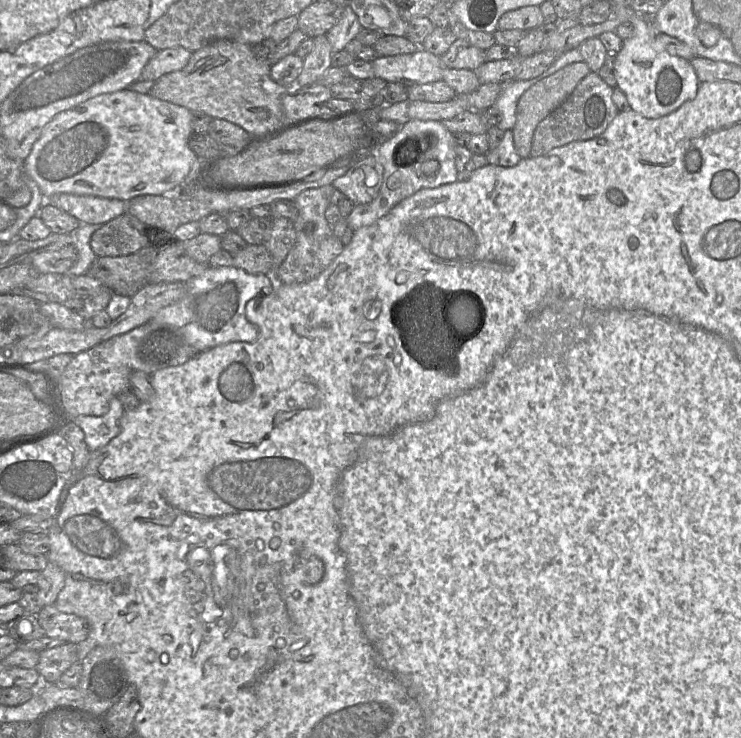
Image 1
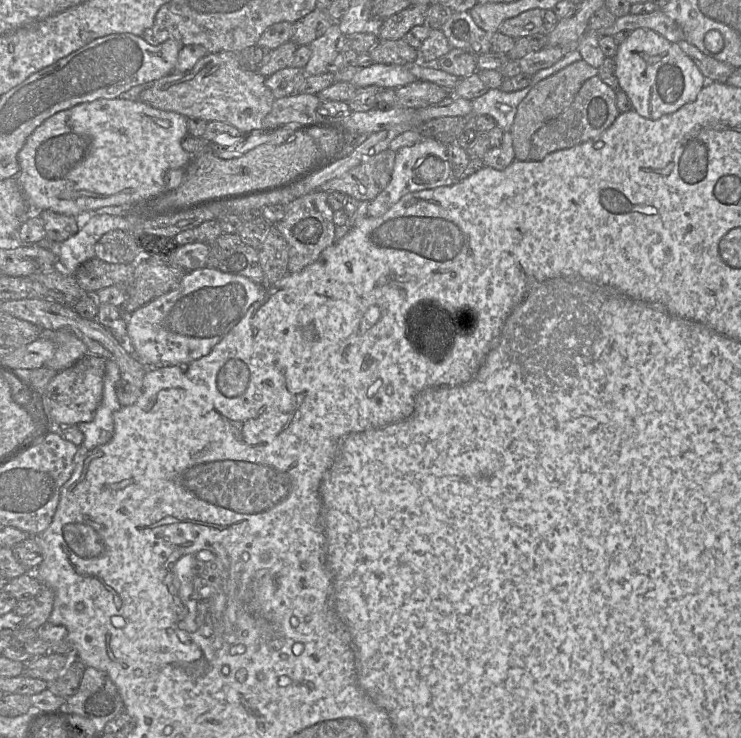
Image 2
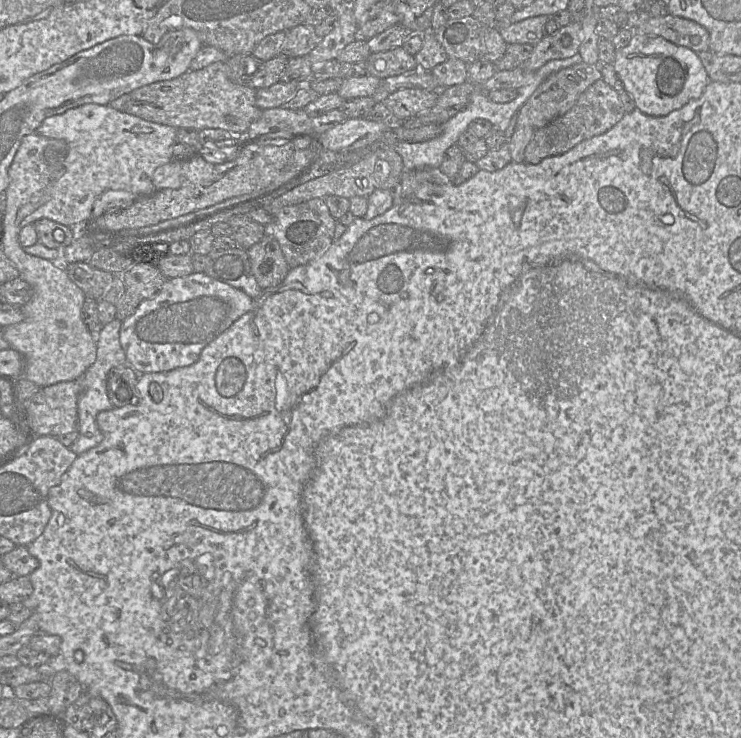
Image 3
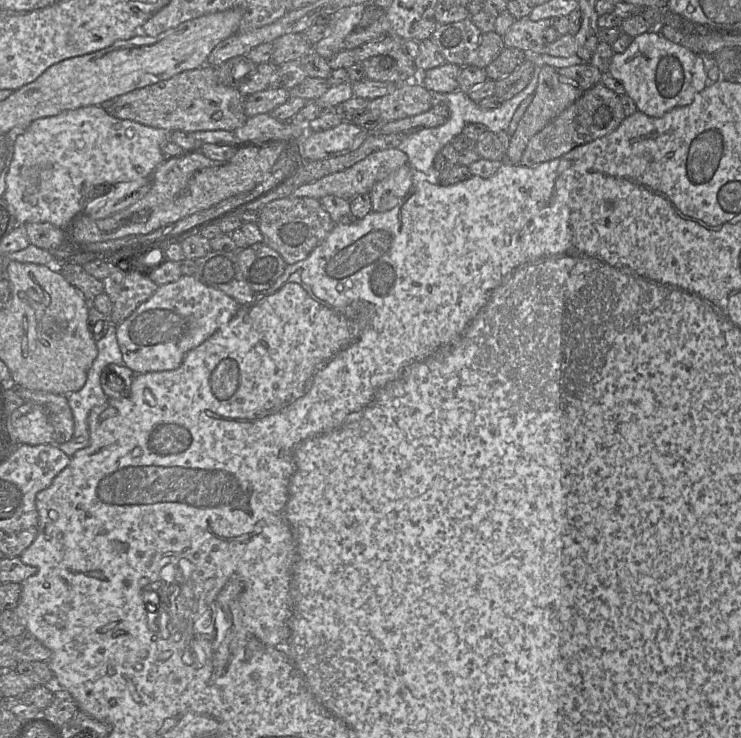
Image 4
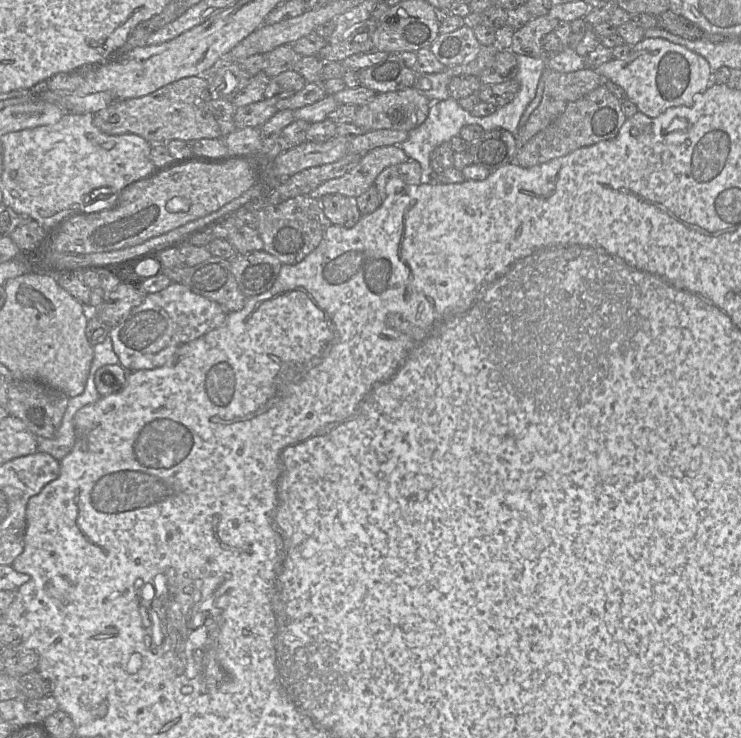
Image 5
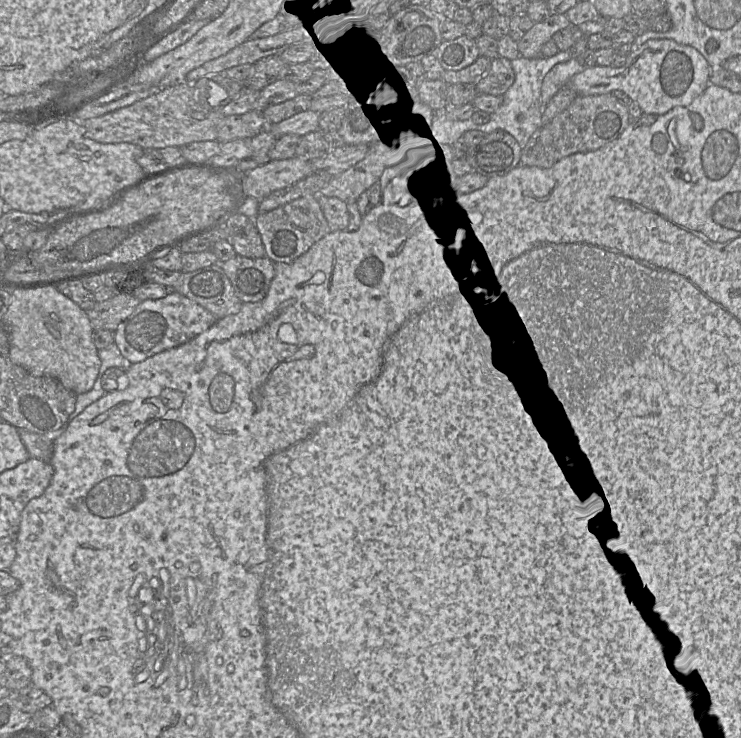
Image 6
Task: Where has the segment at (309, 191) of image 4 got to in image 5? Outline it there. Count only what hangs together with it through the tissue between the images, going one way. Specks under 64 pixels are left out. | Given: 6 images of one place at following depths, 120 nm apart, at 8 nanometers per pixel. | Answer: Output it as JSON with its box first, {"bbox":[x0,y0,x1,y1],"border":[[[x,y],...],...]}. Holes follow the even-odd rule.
{"bbox":[309,145,409,199],"border":[[[399,145],[373,149],[363,154],[359,163],[343,176],[324,182],[309,196],[321,199],[327,194],[341,194],[356,199],[374,184],[384,169],[408,160],[409,157]]]}

